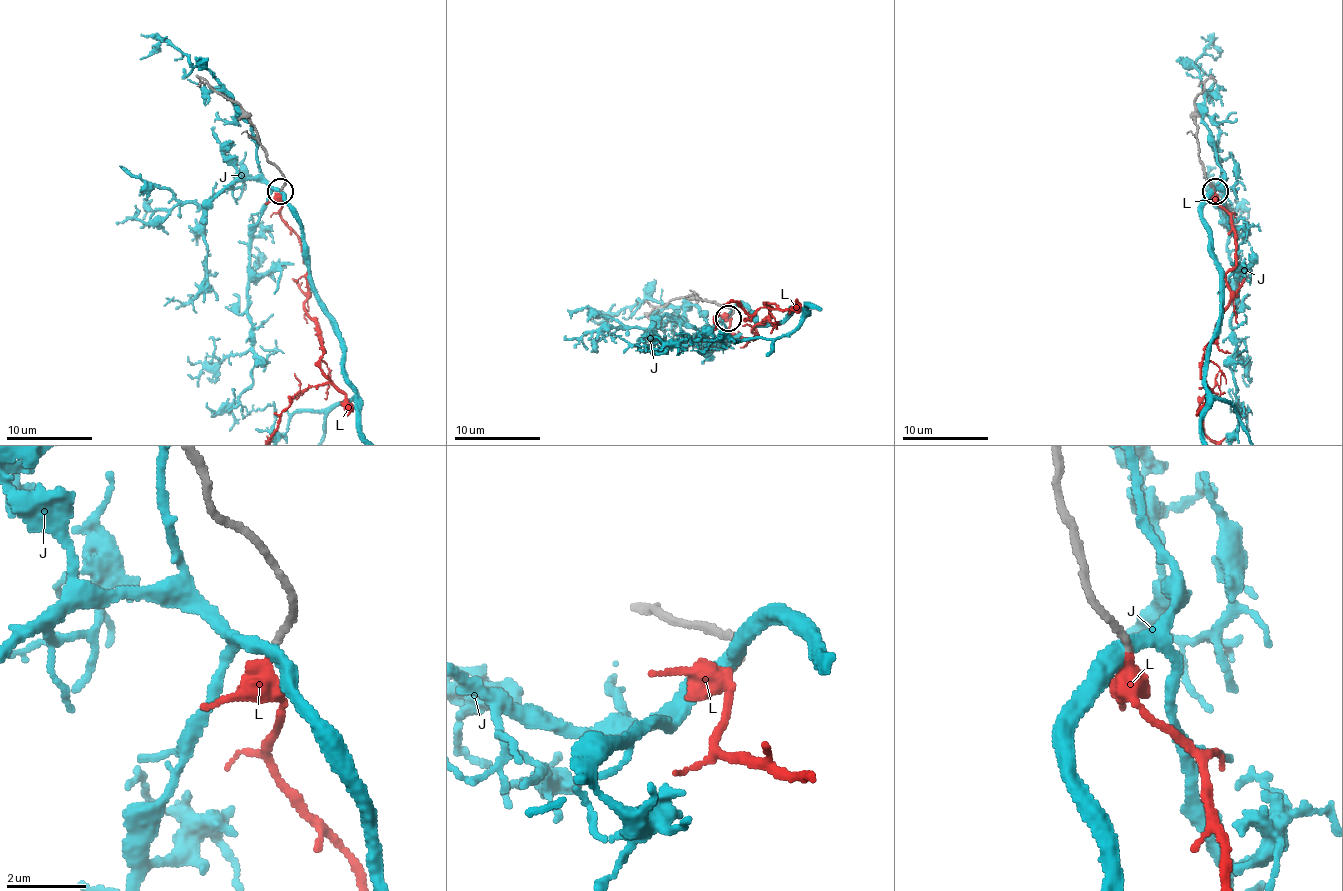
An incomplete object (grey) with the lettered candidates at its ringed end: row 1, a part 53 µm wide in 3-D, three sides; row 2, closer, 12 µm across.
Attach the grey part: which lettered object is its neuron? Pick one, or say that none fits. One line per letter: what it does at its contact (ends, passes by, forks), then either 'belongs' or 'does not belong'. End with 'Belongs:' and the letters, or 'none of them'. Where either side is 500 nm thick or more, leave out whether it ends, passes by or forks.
J: it passes by; does not belong
L: it passes by; belongs
Belongs: L

